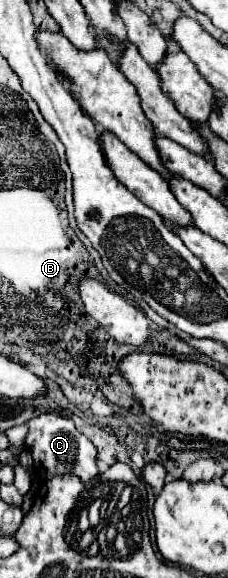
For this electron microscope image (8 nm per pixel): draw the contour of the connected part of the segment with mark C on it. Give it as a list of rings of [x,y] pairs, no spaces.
[[[41,413],[37,417],[31,417],[27,421],[27,427],[29,427],[29,431],[25,437],[25,445],[33,455],[33,461],[35,461],[33,467],[35,467],[37,475],[43,477],[43,473],[47,473],[49,477],[55,477],[55,475],[63,475],[63,473],[73,473],[81,481],[89,481],[99,473],[97,465],[95,465],[95,459],[97,459],[95,445],[81,431],[77,431],[77,427],[71,419],[61,417],[57,413]]]

